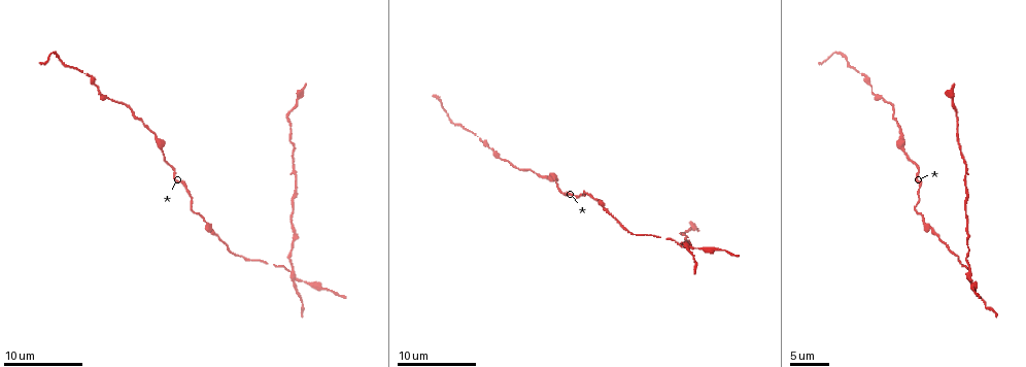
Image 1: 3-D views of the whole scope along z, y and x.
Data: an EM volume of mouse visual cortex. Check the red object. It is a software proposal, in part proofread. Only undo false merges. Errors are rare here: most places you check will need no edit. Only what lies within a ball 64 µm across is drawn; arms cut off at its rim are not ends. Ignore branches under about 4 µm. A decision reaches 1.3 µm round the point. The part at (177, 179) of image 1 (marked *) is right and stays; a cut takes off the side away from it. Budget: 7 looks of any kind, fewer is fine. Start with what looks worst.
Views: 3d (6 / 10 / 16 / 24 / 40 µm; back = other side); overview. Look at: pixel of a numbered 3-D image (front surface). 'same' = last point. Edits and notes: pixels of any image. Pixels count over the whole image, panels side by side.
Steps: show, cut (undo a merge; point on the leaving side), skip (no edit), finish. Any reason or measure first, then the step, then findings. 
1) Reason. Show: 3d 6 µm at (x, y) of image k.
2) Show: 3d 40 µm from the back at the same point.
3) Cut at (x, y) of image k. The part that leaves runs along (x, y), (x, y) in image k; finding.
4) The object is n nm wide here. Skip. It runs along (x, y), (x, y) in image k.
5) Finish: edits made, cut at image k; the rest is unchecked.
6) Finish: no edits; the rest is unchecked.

Three arms meet. Show: 3d 10 µm at (971, 271) of image 1.

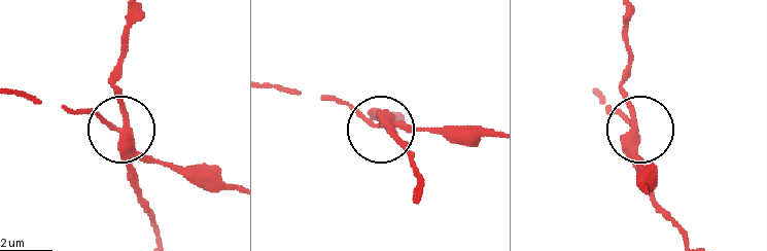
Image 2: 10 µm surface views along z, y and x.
3 arms meet here. Cut at (128, 179) of image 2. The part that leaves runs along (130, 139), (116, 74), (130, 22) in image 2; two neurons meet here.

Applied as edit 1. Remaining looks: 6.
Calibre changes. Show: 3d 10 µm at (934, 233) of image 1.

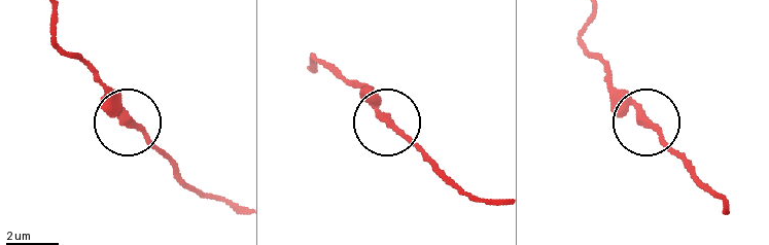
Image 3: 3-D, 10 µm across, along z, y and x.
Skip. It runs along (596, 9), (585, 42), (616, 89), (694, 167) in image 3; all the same neuron.

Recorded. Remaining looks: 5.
Calibre changes. Show: 3d 10 µm at (155, 133) of image 1.

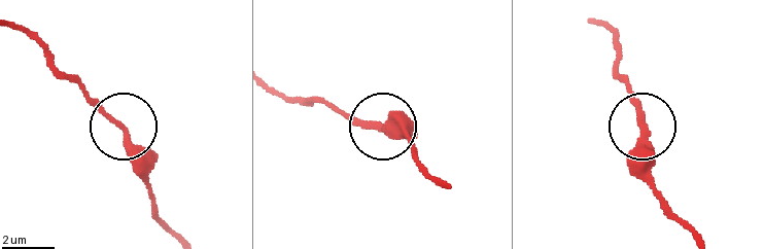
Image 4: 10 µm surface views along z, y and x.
Skip. It runs along (178, 236), (155, 209), (142, 149), (74, 79) in image 4; all the same neuron.

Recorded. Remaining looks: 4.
Finish: edits made, cut at image 2; the rest is unchecked.

